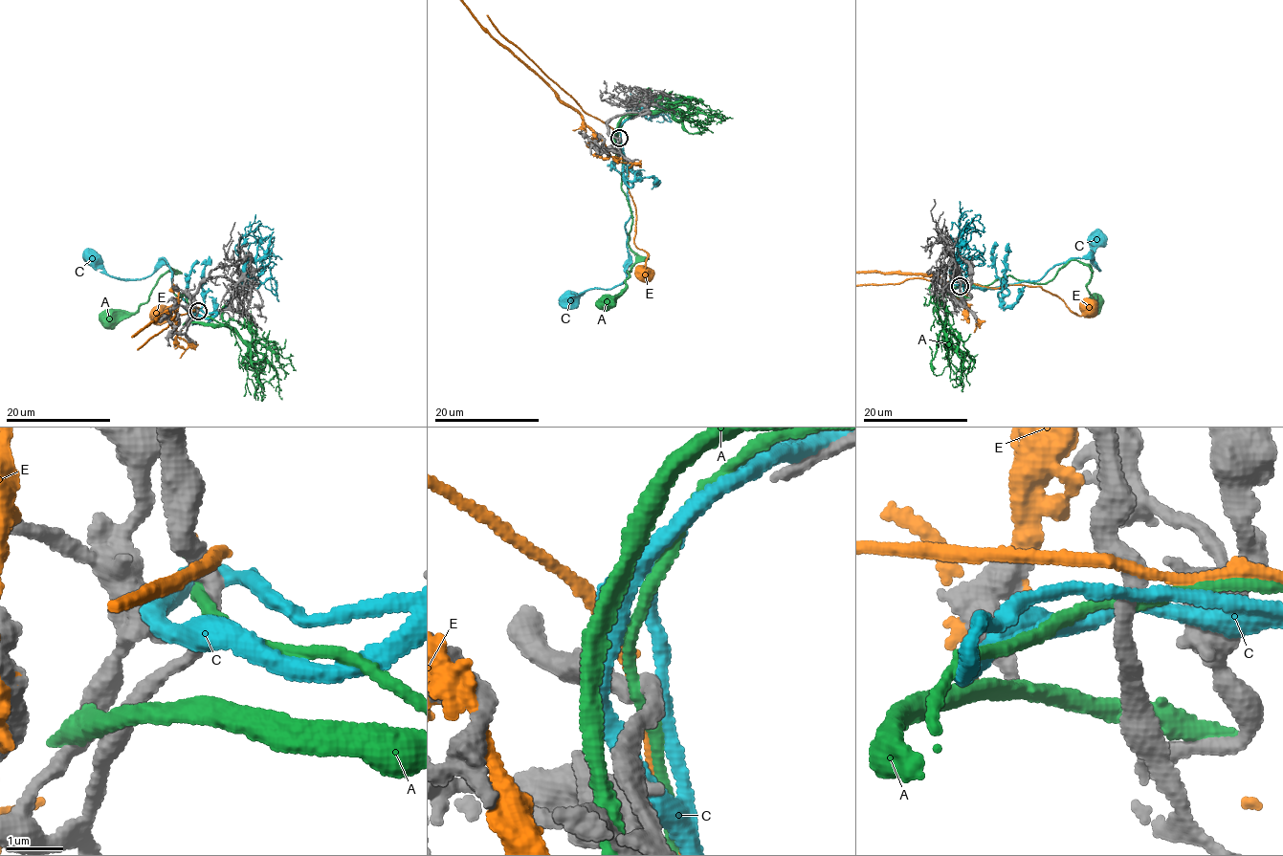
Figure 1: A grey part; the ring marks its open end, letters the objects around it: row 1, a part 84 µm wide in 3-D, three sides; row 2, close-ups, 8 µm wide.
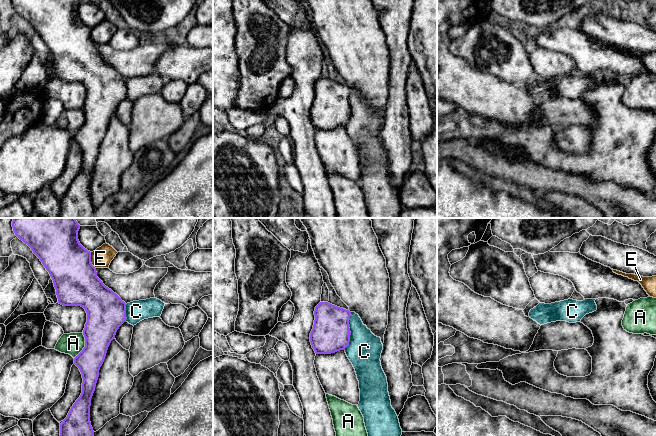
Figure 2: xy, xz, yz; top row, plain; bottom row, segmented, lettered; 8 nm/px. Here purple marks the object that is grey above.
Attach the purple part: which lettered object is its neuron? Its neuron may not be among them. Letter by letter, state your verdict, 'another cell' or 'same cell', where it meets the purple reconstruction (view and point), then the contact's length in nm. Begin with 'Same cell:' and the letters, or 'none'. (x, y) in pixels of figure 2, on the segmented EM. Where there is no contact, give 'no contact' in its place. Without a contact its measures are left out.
Same cell: none
A: another cell; meets purple in xy at (85, 345); contact 220 nm long
C: another cell; meets purple in xz at (349, 331); contact 300 nm long
E: another cell; meets purple in xy at (90, 260); contact 140 nm long

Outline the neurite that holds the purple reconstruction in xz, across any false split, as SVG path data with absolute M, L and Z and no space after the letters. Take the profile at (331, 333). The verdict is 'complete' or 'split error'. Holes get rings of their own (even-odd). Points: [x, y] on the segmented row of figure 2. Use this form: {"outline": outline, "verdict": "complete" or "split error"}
{"outline": "M320 302L314 311L315 320L310 342L316 354L345 350L350 342L351 312L328 302Z", "verdict": "complete"}

